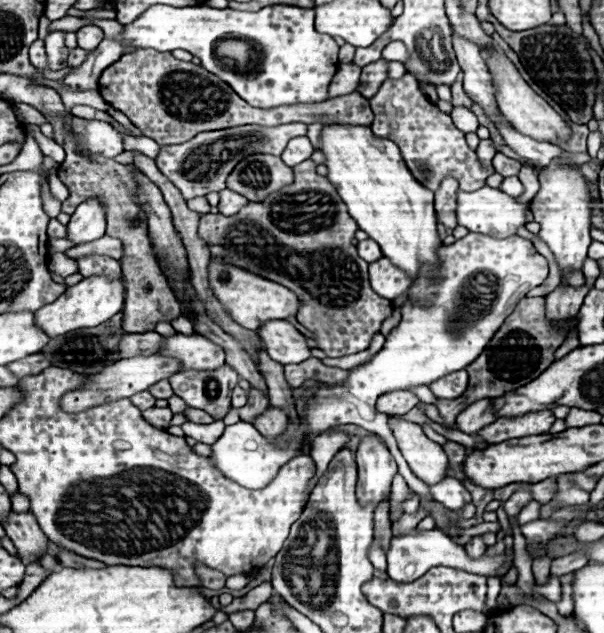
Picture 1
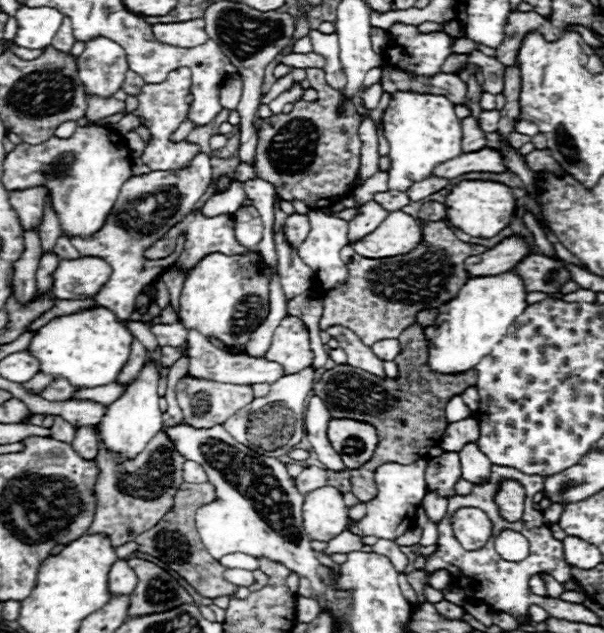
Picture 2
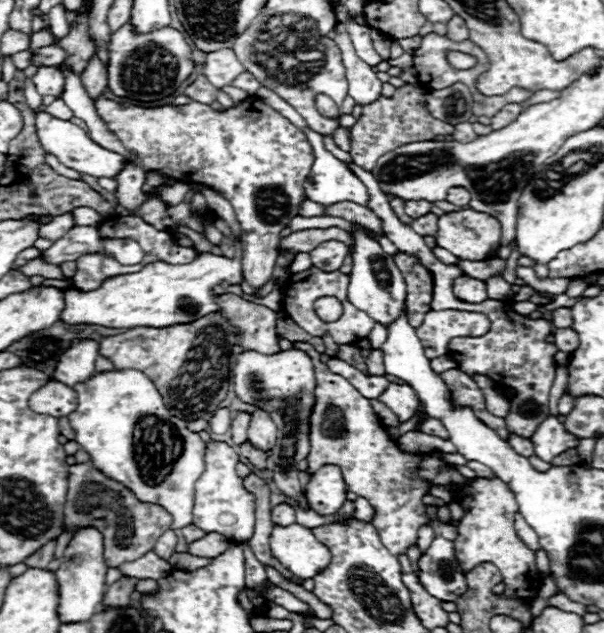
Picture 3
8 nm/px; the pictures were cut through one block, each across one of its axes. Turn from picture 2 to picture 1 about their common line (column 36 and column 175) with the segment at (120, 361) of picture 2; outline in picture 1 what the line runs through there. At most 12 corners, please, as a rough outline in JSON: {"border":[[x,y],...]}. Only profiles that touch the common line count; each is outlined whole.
{"border":[[166,336],[156,354],[184,370],[214,370],[226,358],[206,336]]}

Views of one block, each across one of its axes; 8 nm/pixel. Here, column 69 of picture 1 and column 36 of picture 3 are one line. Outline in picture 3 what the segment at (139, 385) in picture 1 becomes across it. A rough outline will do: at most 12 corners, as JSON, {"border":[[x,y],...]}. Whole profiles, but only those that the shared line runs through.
{"border":[[50,380],[30,396],[30,408],[54,418],[76,410],[74,388]]}

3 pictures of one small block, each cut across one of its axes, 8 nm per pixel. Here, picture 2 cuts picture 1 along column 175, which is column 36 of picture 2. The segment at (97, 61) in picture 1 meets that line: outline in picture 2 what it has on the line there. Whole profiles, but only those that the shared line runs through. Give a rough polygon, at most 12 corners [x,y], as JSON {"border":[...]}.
{"border":[[20,6],[14,42],[50,46],[64,16],[56,8]]}

